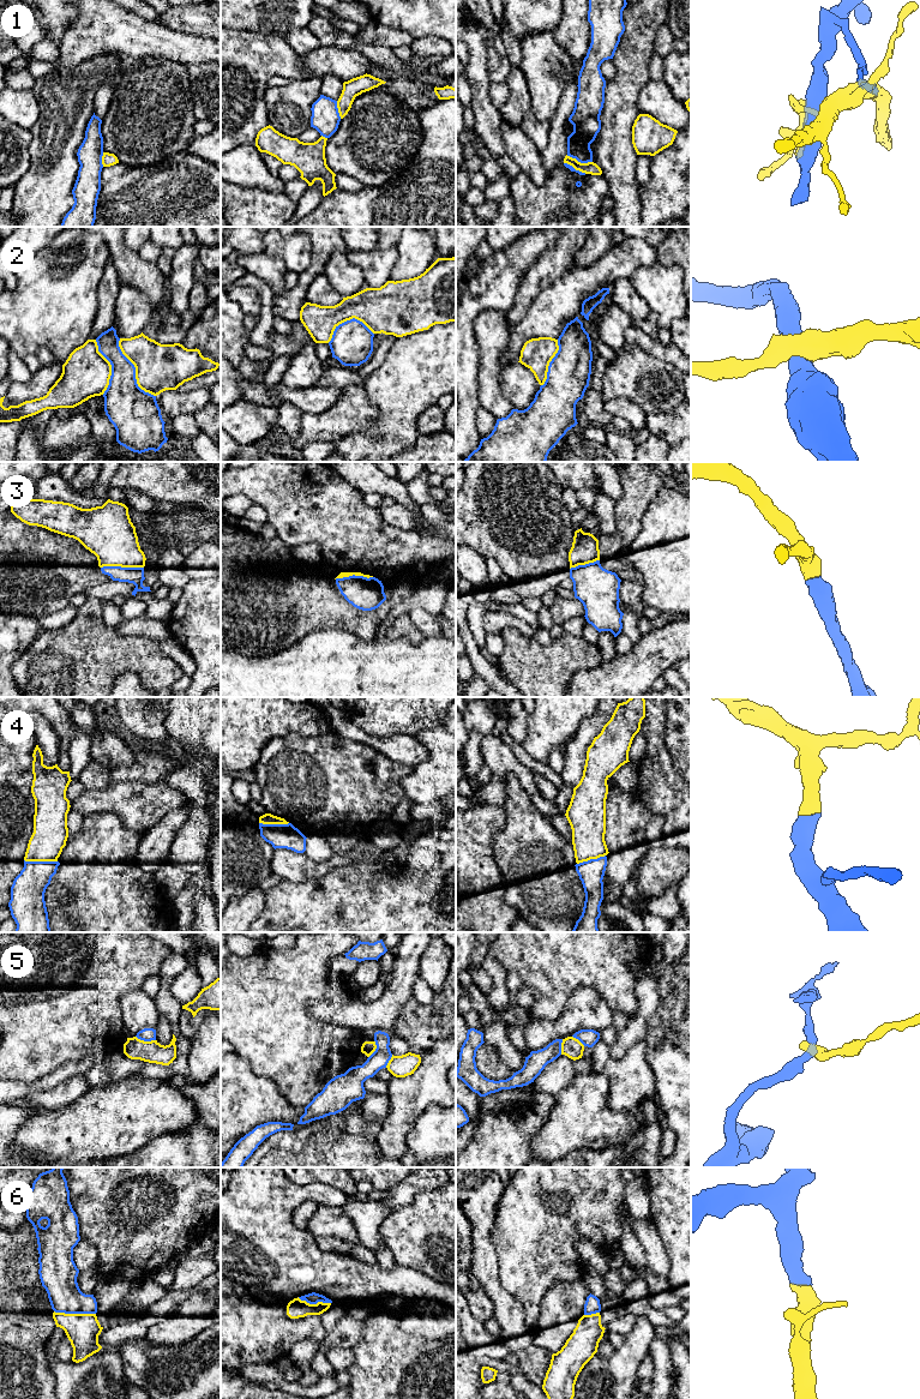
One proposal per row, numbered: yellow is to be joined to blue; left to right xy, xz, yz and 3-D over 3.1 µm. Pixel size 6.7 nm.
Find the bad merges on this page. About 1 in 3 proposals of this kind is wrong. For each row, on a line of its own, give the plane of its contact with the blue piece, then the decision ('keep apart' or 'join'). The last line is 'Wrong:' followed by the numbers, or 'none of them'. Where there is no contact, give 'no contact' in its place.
1: yz | keep apart
2: xy | keep apart
3: xy | join
4: xy | join
5: xy | keep apart
6: xy | join
Wrong: 1, 2, 5

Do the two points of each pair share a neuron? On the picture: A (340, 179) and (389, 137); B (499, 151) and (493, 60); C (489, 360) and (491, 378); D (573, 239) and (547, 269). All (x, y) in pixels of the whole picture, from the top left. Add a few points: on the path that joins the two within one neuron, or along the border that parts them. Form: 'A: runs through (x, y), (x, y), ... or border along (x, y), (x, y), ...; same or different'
A: border along (336, 173), (352, 175), (365, 186); different
B: border along (486, 42), (487, 68), (489, 71); different
C: runs through (491, 365), (491, 373); same
D: runs through (566, 246), (554, 262); same

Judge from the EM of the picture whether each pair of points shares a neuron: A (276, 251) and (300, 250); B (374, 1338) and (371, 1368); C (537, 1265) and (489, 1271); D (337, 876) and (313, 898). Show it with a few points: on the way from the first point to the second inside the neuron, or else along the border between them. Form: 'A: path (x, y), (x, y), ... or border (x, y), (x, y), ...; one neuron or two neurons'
A: path (282, 250), (294, 250); one neuron
B: path (374, 1345), (374, 1361); one neuron
C: border (493, 1242), (500, 1283), (512, 1295); two neurons
D: path (331, 882), (319, 894); one neuron

